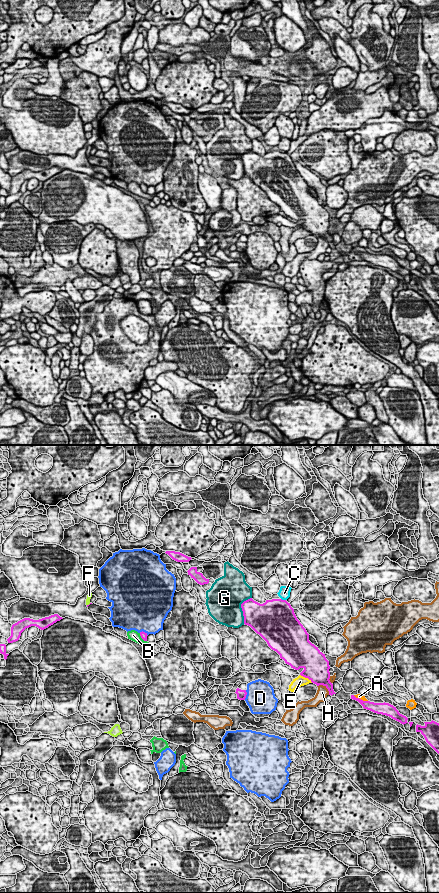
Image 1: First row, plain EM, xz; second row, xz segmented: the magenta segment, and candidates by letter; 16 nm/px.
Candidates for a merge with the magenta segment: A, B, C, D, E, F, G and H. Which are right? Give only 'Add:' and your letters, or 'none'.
Add: none

